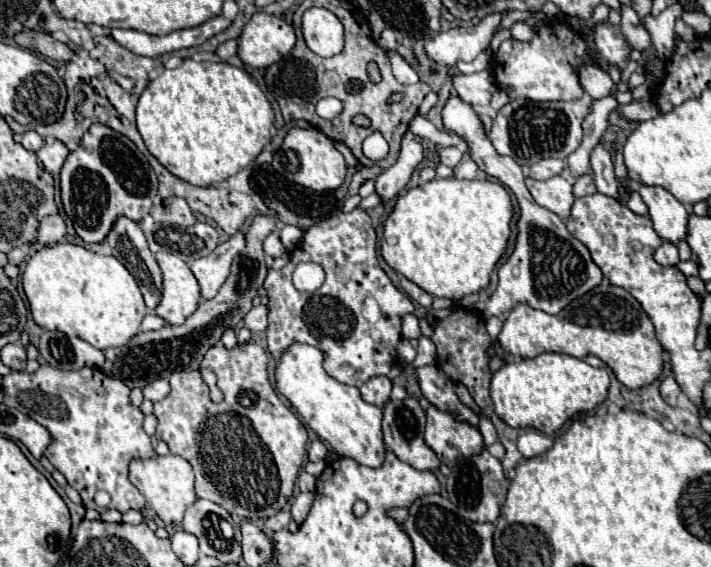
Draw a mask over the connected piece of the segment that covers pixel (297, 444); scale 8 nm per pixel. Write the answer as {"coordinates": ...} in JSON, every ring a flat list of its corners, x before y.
{"coordinates":[[223,342,213,344,201,360,201,368,213,368,217,372,217,388,223,392,223,402,215,404,209,398,209,388,201,380,199,370,173,372,171,392,165,400,153,404,153,414,157,416,155,436,165,440,169,450,177,456,189,460,195,472,195,492,199,498,213,500,223,506,231,516,257,520,277,514,291,498,297,474,301,470,303,458,307,454,307,430,303,422,279,400,269,376,267,376,269,356,265,348,255,342,237,344,235,348,225,348]]}

